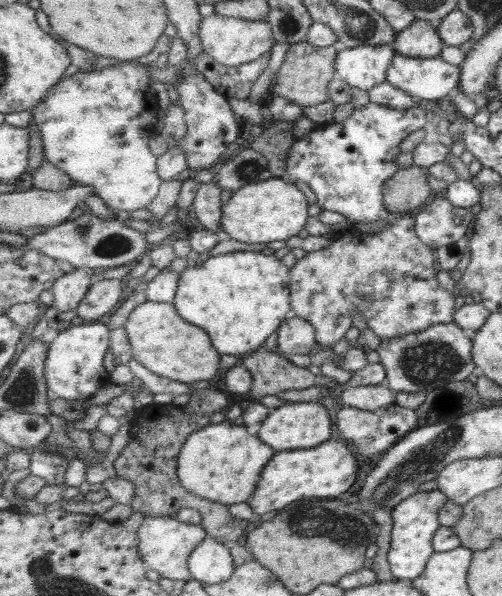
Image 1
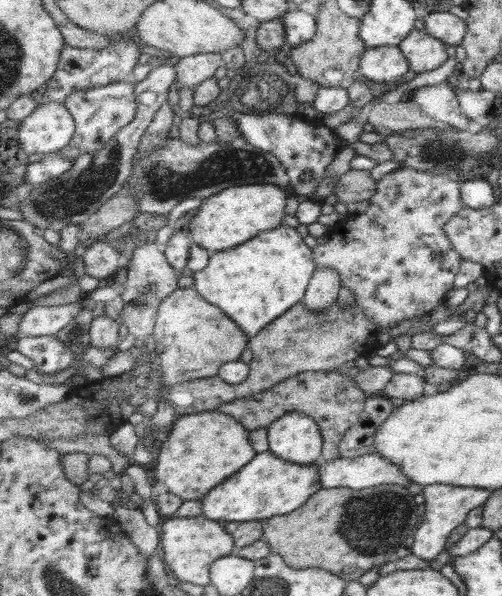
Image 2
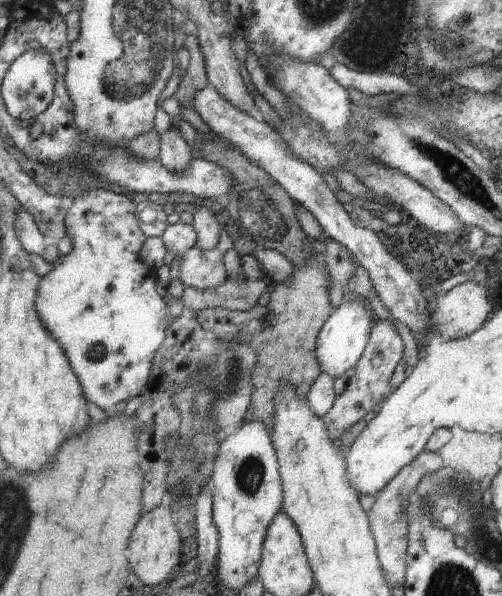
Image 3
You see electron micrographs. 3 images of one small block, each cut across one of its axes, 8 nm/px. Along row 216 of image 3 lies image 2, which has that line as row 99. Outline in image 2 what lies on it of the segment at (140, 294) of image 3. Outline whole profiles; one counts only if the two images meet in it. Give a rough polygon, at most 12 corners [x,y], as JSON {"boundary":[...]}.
{"boundary":[[132,82],[79,90],[69,159],[102,151],[137,117]]}

